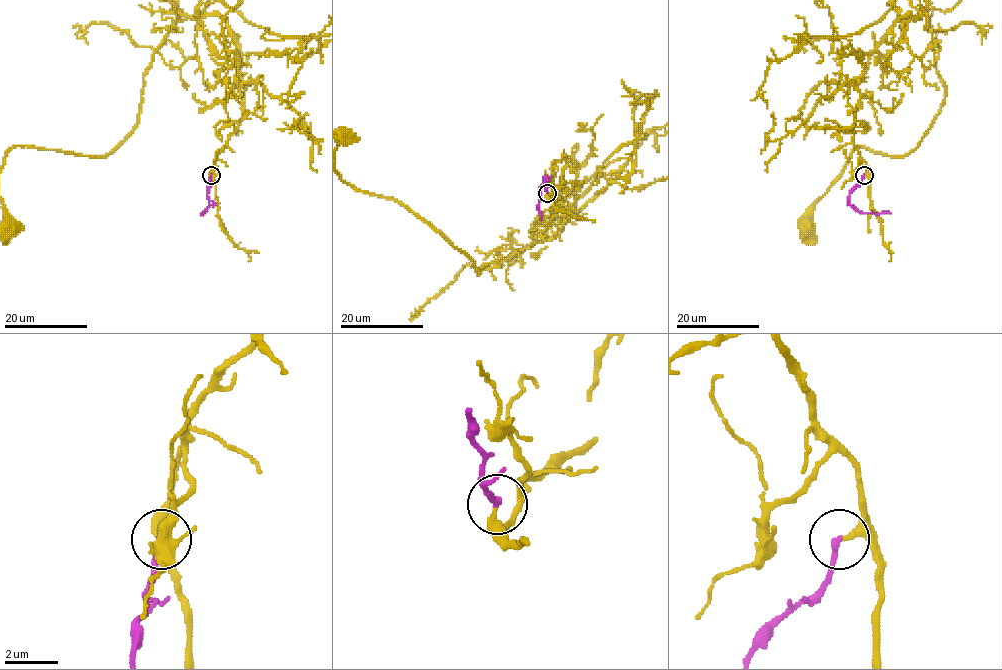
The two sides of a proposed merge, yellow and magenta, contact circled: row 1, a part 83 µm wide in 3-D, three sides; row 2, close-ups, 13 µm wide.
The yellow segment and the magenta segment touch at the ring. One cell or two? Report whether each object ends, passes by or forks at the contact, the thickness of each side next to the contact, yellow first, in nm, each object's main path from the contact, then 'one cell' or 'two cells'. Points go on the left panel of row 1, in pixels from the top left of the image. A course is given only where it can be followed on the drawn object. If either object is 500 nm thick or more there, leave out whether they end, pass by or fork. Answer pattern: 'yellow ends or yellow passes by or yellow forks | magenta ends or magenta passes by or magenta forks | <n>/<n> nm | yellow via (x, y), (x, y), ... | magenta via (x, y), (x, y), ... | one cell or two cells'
yellow passes by | magenta ends | 200/260 nm | yellow via (211, 175), (242, 116), (238, 41), (222, 17), (182, 15), (137, 123), (103, 156), (6, 153), (9, 230) | magenta via (211, 175), (207, 193), (210, 204), (201, 214), (205, 214) | one cell

